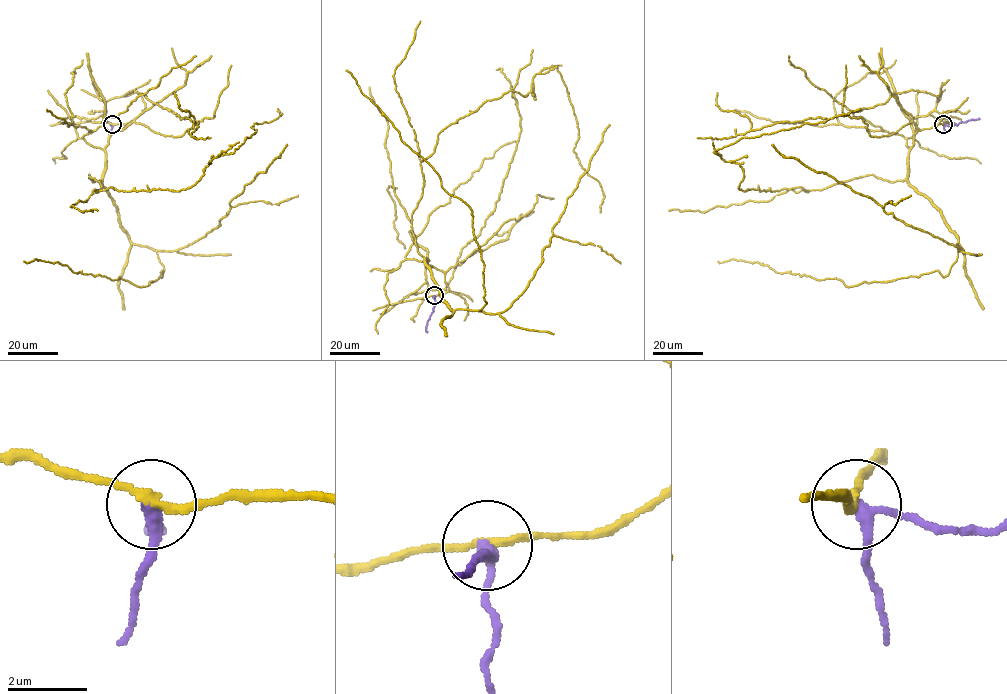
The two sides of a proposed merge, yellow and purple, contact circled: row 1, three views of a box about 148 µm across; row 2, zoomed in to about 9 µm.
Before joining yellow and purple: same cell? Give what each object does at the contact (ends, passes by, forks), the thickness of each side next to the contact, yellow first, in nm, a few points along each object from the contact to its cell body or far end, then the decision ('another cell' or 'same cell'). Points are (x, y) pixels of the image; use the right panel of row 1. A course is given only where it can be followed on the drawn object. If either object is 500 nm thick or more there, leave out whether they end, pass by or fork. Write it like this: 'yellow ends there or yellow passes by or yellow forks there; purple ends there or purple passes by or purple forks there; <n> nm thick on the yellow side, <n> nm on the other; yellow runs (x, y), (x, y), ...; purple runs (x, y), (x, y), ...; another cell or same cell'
yellow passes by; purple passes by; 180 nm thick on the yellow side, 280 nm on the other; yellow runs (943, 124), (914, 135), (903, 181), (865, 175), (811, 190), (742, 191), (743, 169), (714, 151), (860, 108); purple runs (943, 124), (952, 126), (979, 118); another cell

